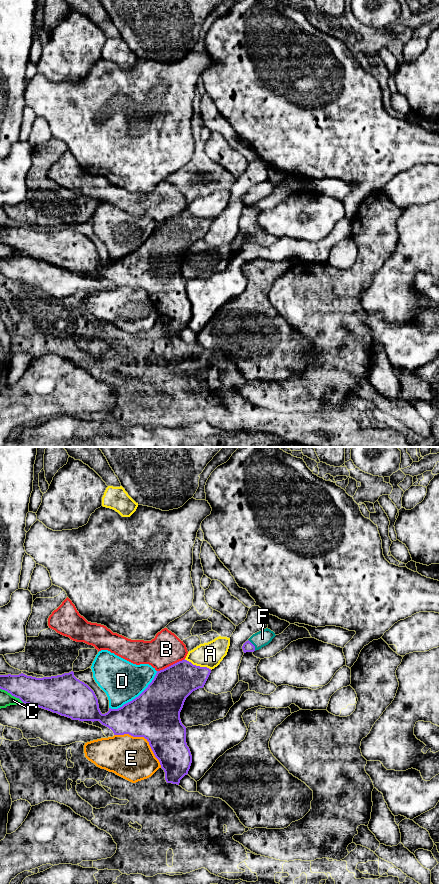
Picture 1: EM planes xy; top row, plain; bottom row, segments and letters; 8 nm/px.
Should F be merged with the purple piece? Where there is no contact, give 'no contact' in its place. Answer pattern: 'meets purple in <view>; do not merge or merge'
meets purple in xy; merge

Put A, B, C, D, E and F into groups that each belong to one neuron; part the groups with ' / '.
A / B / C / D / E / F

